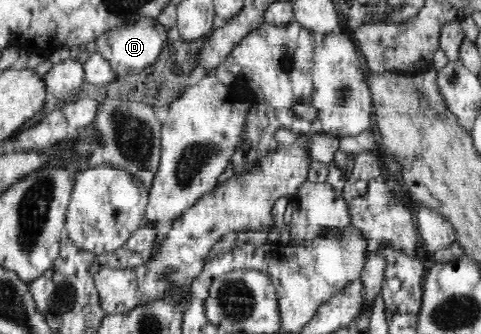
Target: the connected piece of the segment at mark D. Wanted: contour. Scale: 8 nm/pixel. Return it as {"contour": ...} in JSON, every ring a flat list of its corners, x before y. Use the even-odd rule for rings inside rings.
{"contour":[[144,17,138,22,106,31,96,39,99,54,110,61,112,69,118,73,118,80,126,76,138,75,146,67,153,65,159,58,164,47,168,44,168,31,157,18]]}

